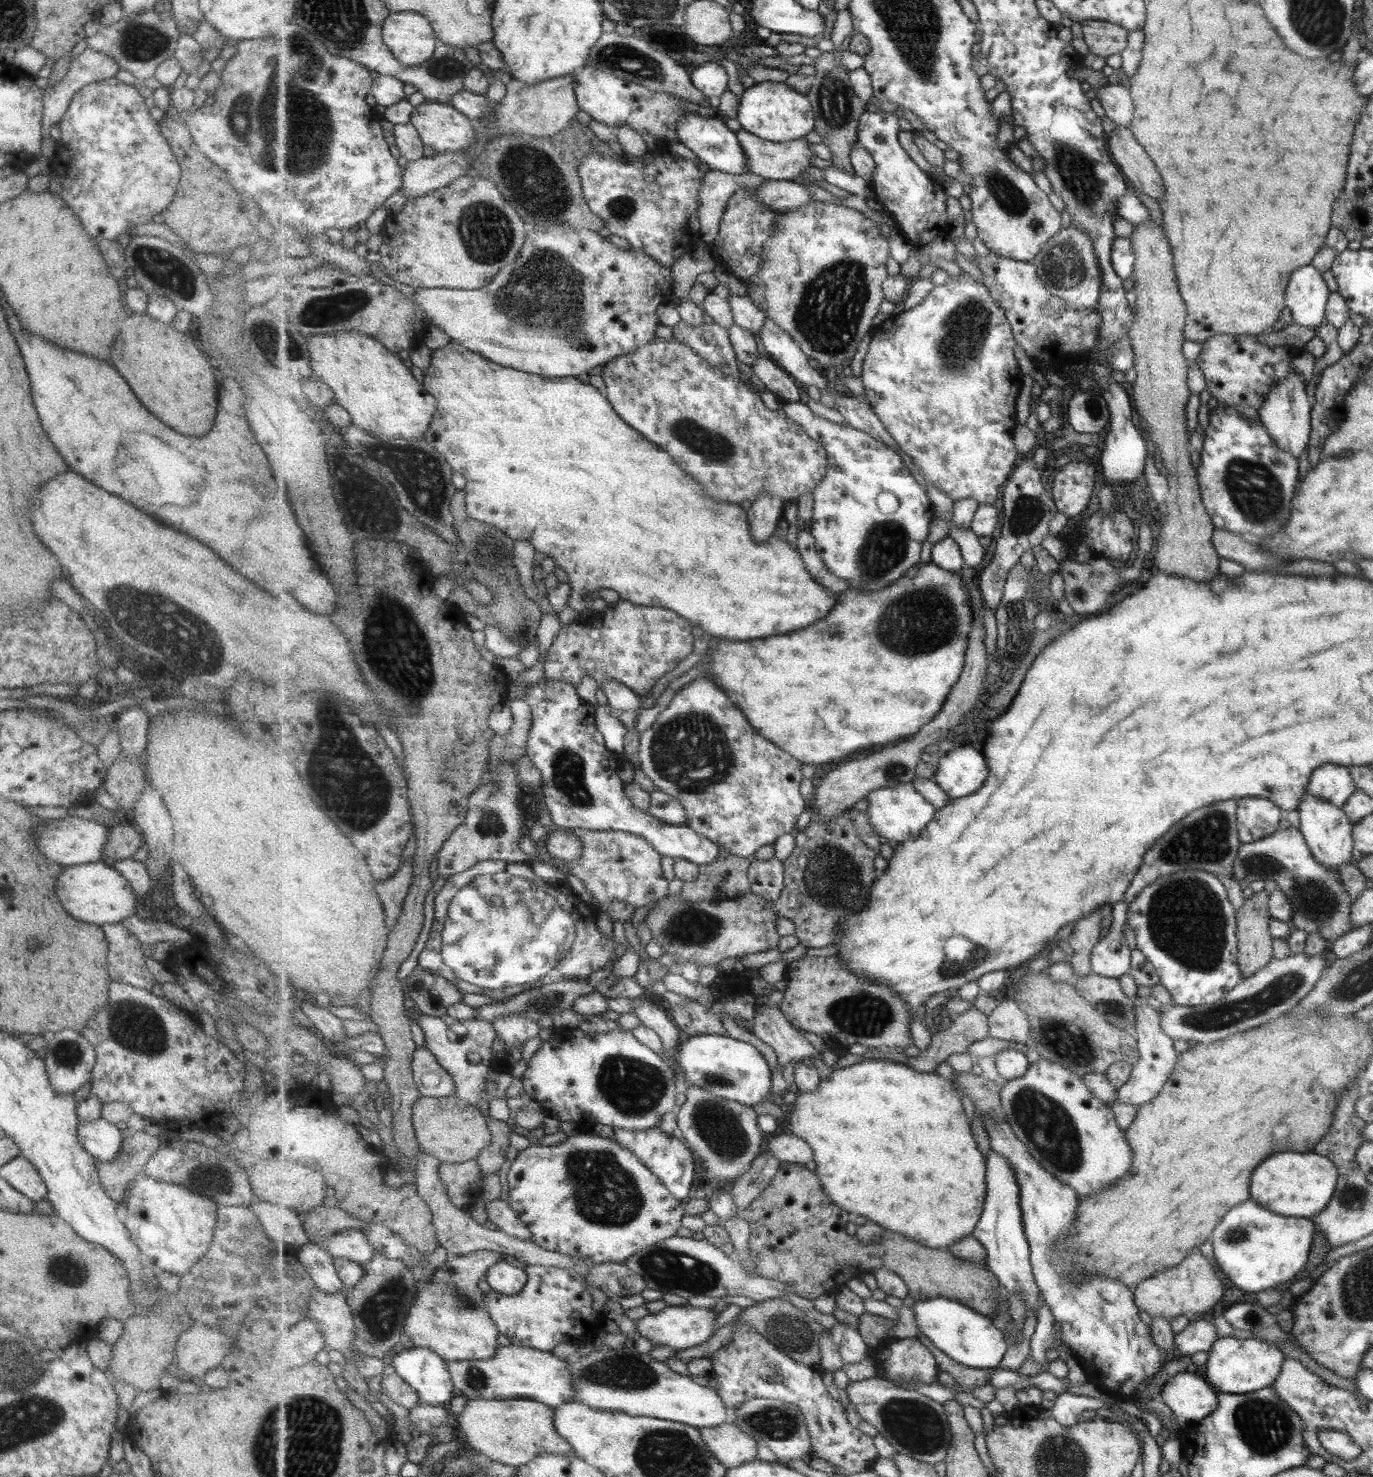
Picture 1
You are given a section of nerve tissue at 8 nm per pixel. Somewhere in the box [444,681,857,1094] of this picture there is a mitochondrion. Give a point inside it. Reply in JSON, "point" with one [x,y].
{"point":[694,757]}

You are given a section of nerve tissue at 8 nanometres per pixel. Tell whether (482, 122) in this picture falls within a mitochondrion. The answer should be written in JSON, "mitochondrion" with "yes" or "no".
{"mitochondrion":"no"}

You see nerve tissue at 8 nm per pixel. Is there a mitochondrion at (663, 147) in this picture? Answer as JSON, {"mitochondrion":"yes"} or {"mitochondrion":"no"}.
{"mitochondrion":"no"}

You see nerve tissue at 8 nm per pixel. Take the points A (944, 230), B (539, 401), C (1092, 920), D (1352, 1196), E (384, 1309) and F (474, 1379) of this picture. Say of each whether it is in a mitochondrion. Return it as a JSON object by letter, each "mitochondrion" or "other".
{"A":"other","B":"other","C":"other","D":"mitochondrion","E":"mitochondrion","F":"mitochondrion"}

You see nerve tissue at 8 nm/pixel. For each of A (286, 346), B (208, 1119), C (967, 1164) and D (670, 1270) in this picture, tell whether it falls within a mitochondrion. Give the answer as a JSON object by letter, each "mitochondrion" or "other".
{"A":"mitochondrion","B":"other","C":"other","D":"mitochondrion"}

